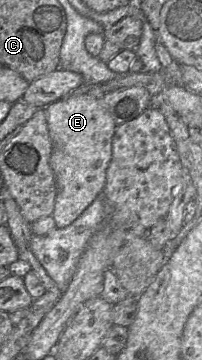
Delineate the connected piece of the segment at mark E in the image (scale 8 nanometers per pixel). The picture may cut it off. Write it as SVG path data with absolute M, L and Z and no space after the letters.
M70 93L66 97L49 104L45 110L52 143L50 165L54 172L57 191L52 216L56 227L64 228L73 223L103 191L106 171L112 156L112 138L117 125L102 103L101 97L88 94Z

